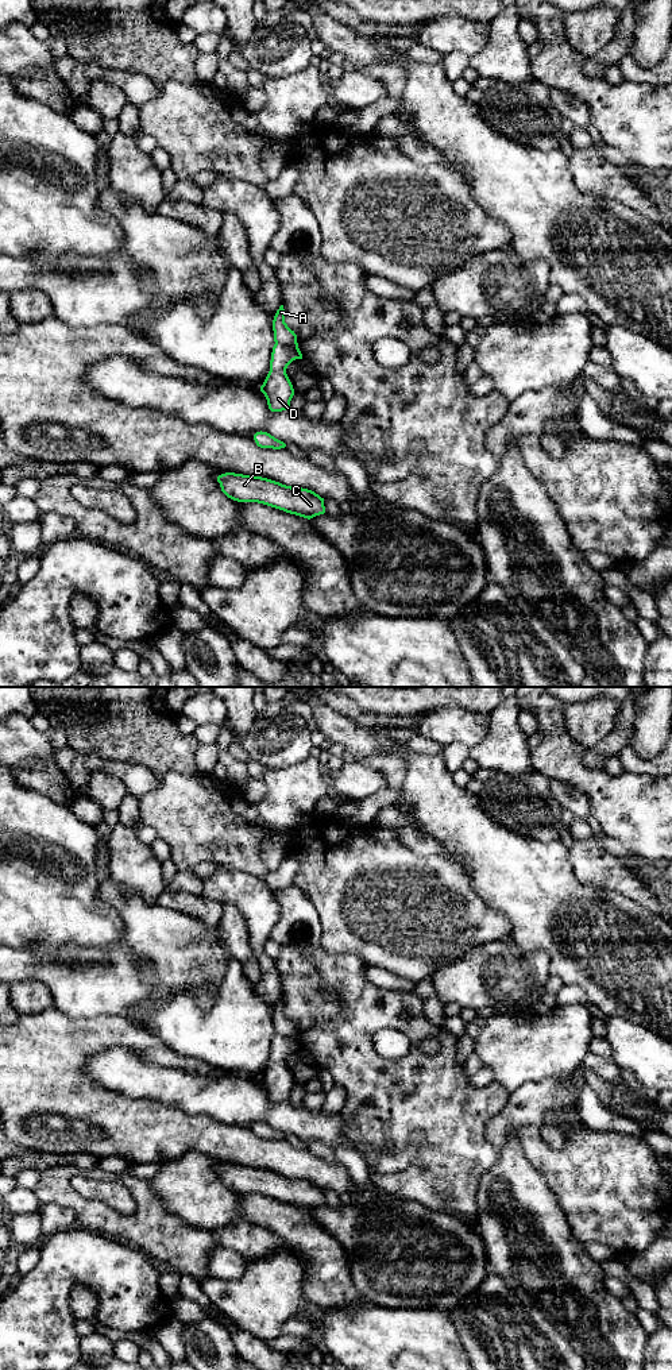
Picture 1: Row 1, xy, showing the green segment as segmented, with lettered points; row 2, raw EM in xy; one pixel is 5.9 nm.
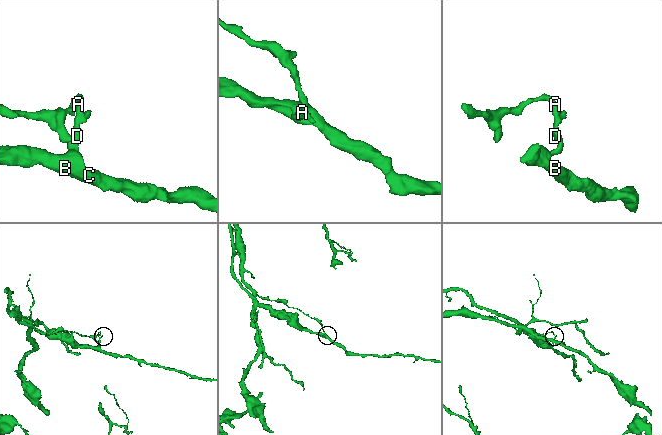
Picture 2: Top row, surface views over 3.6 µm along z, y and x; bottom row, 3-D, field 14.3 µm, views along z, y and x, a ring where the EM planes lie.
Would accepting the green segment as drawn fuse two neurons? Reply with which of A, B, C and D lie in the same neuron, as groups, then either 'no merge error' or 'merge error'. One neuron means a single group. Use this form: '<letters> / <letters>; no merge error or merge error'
A / B C D; merge error

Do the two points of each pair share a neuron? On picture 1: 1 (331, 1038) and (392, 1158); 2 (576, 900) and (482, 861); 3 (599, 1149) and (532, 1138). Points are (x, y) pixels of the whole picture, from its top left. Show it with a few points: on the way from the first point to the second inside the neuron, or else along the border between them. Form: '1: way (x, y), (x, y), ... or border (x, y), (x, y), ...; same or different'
1: border (420, 1149), (406, 1145), (382, 1153), (371, 1168); different
2: way (553, 900), (547, 900), (525, 879), (505, 868); same
3: way (583, 1156), (548, 1154); same

